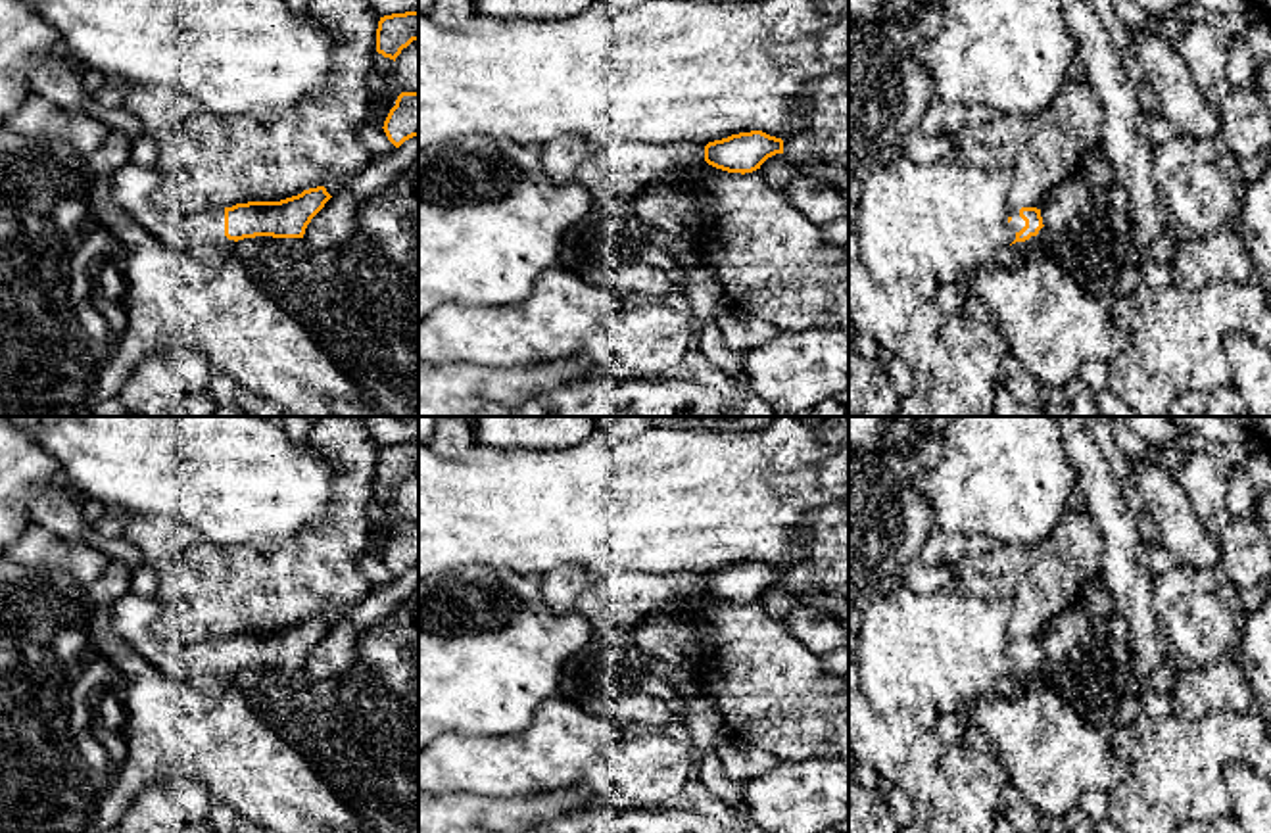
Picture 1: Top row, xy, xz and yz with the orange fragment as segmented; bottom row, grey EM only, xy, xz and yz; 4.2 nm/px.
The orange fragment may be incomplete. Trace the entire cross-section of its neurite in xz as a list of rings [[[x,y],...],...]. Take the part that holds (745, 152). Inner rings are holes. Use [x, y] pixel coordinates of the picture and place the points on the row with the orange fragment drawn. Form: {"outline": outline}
{"outline": [[[762,131],[739,132],[705,146],[705,161],[728,173],[753,173],[776,155],[783,154],[783,140]]]}

